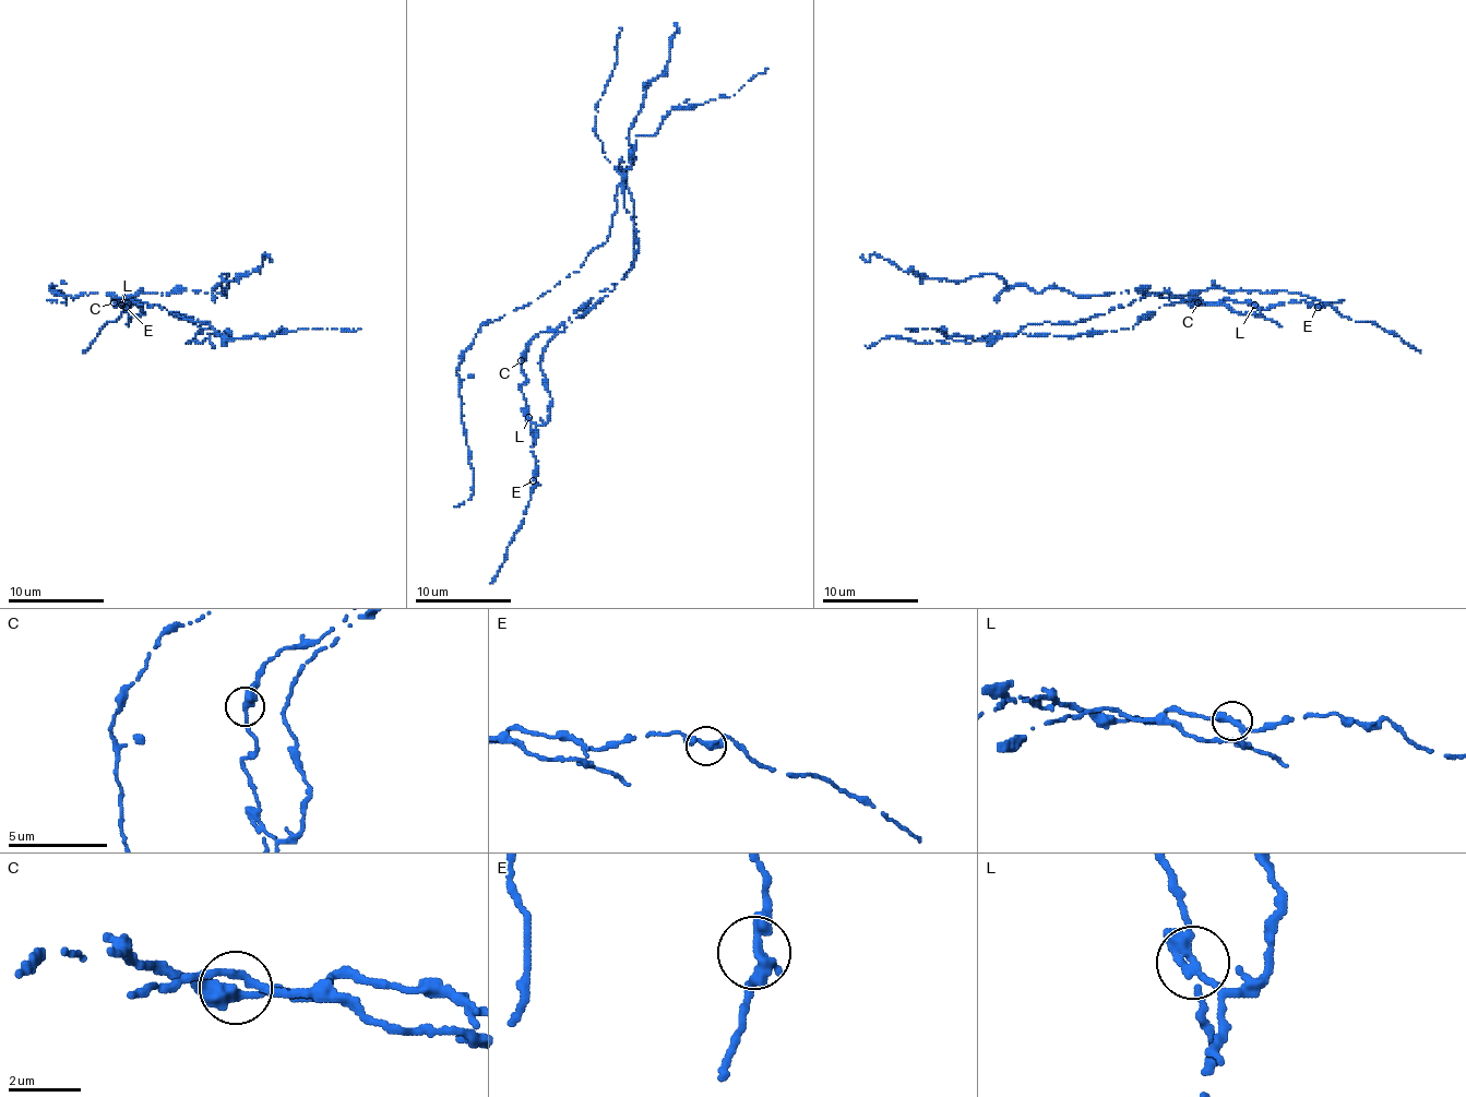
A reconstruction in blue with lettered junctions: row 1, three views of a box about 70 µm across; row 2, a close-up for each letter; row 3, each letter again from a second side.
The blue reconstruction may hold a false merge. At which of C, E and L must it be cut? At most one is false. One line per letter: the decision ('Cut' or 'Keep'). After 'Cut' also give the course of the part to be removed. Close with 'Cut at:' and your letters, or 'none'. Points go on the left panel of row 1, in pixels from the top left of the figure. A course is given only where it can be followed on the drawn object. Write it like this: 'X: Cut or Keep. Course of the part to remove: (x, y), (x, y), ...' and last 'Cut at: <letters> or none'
C: Keep
E: Keep
L: Cut. Course of the part to remove: (121, 305), (143, 314), (135, 298), (229, 336), (121, 298), (49, 288), (66, 302), (47, 300)
Cut at: L

